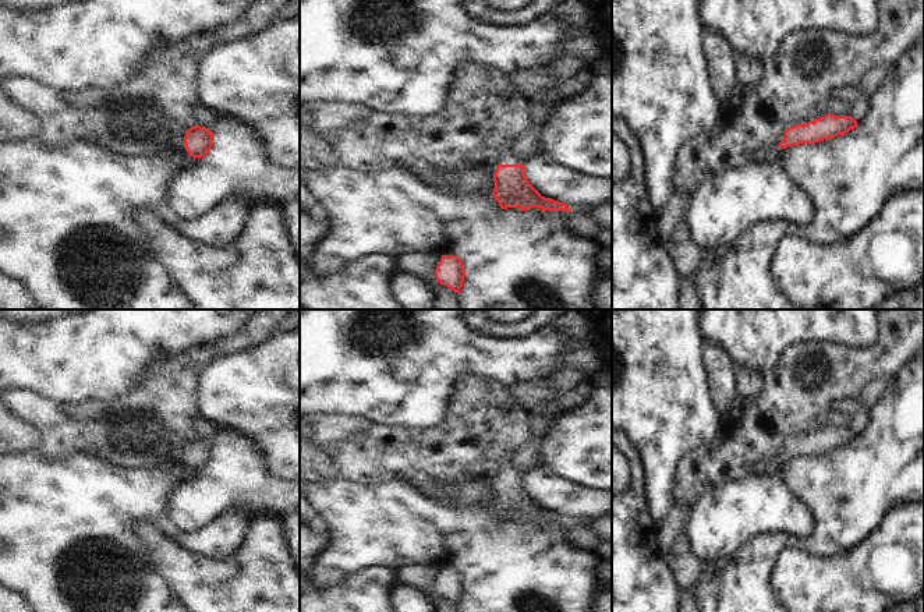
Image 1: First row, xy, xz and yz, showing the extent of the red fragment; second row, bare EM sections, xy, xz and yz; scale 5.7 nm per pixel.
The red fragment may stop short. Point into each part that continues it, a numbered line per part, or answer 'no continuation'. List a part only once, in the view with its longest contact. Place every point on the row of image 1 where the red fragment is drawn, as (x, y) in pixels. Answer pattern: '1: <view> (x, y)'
1: xz (506, 158)

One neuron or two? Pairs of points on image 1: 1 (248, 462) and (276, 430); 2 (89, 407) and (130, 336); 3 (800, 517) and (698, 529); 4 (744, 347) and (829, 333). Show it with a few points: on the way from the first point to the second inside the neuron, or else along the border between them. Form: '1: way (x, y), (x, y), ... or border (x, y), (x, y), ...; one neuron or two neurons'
1: border (233, 430), (250, 435), (279, 476); two neurons
2: border (108, 402), (85, 400), (63, 404); two neurons
3: way (775, 517), (726, 517), (724, 520); one neuron
4: way (765, 332), (809, 332); one neuron

